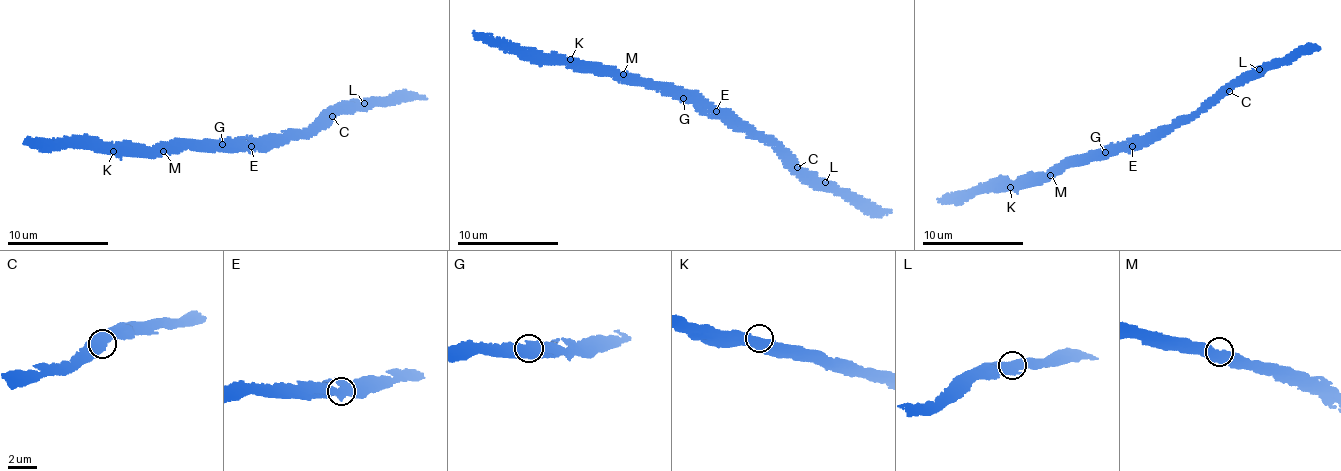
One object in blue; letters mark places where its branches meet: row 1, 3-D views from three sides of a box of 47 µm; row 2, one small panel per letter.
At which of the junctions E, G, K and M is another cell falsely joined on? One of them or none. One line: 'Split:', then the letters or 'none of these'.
Split: none of these

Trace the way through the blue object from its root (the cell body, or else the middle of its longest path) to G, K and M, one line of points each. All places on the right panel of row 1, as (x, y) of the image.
G: (1125, 142), (1105, 152)
K: (1125, 142), (1048, 174), (1021, 179), (1010, 187)
M: (1125, 142), (1061, 167), (1050, 175)

